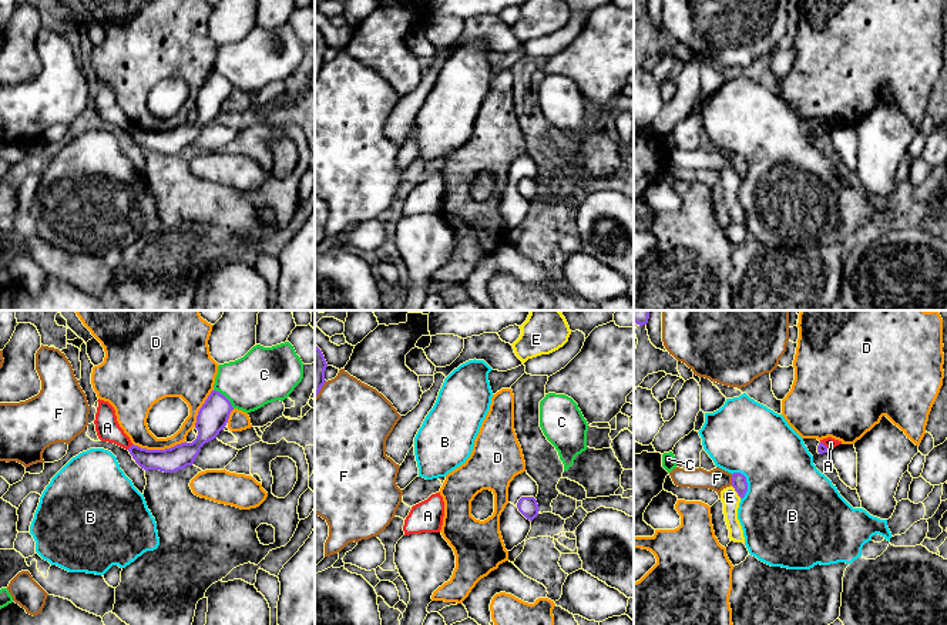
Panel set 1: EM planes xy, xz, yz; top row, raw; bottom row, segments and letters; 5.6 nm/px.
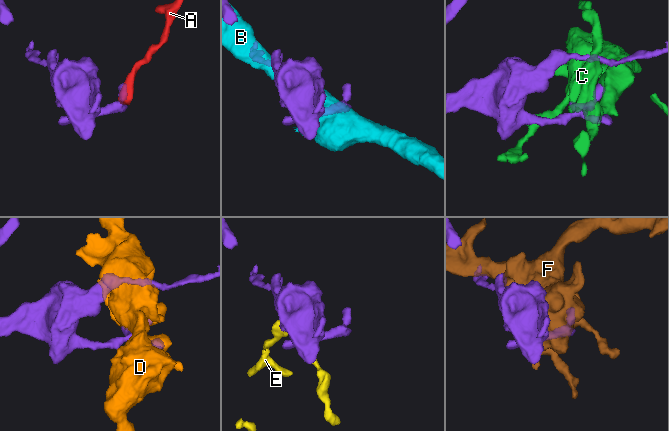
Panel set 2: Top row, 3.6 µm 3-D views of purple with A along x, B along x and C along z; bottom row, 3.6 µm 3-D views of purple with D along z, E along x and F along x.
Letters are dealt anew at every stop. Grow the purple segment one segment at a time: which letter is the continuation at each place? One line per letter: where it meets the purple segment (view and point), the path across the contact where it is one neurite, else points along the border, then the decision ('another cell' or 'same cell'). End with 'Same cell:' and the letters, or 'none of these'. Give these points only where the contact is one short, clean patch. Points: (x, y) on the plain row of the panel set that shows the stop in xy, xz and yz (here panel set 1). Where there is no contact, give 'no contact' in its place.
A: meets purple in xy at (131, 127); border along xy (133, 125), (127, 130); another cell
B: meets purple in yz at (746, 164); another cell
C: meets purple in xy at (225, 79); another cell
D: meets purple in xy at (158, 131); another cell
E: meets purple in yz at (735, 171); another cell
F: meets purple in yz at (732, 161); another cell
Same cell: none of these

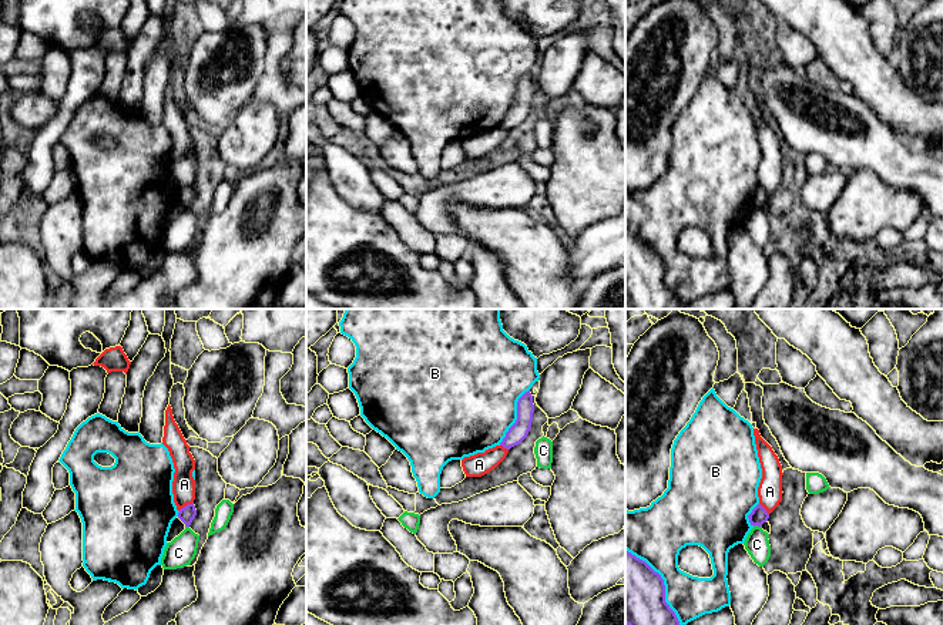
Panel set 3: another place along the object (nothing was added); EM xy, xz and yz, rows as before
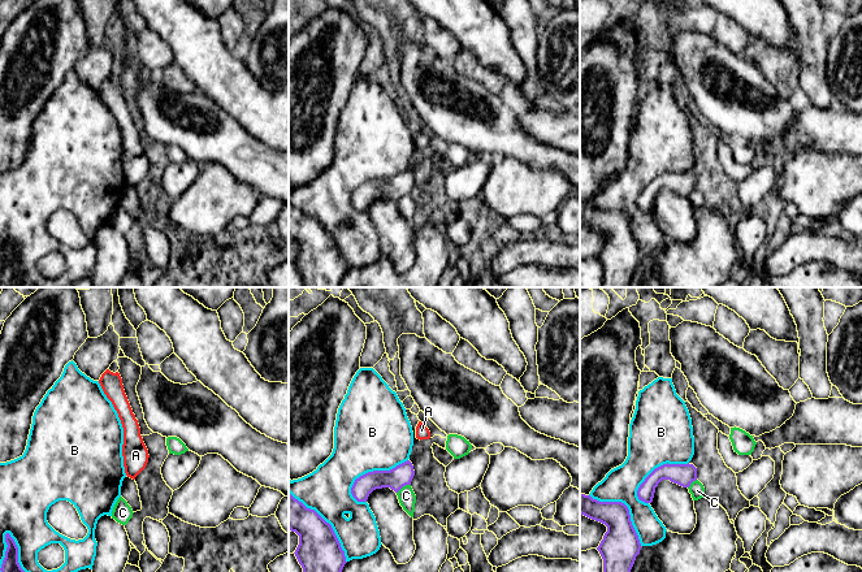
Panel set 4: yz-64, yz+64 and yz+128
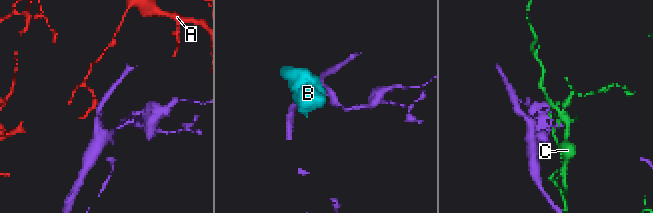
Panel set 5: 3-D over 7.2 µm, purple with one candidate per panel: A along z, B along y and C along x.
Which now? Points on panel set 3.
A: meets purple in xy at (185, 187); border along xy (193, 182), (178, 191); another cell
B: meets purple in yz at (663, 265); another cell
C: meets purple in yz at (757, 205); border along yz (761, 207), (754, 208); another cell
Same cell: none of these

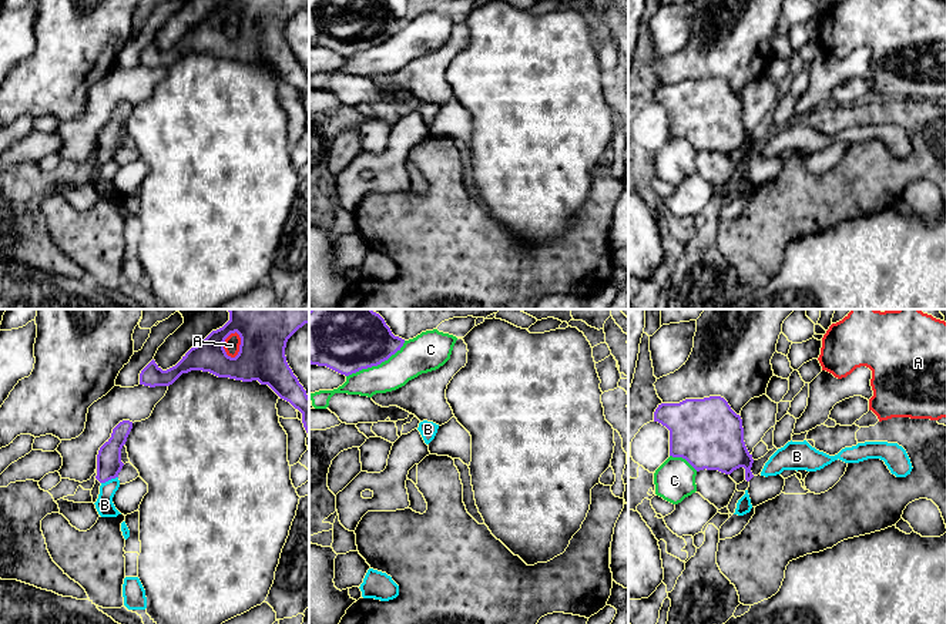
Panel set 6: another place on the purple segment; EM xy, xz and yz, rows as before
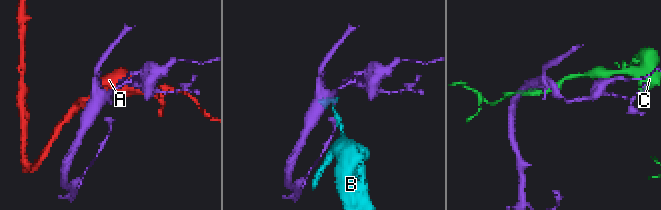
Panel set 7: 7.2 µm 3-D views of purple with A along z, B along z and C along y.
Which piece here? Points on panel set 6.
A: meets purple in xy at (240, 26); another cell
B: meets purple in xy at (108, 160); runs through xy (108, 141), (108, 160), (104, 185); same cell
C: meets purple in xz at (376, 46); another cell
Same cell: B

